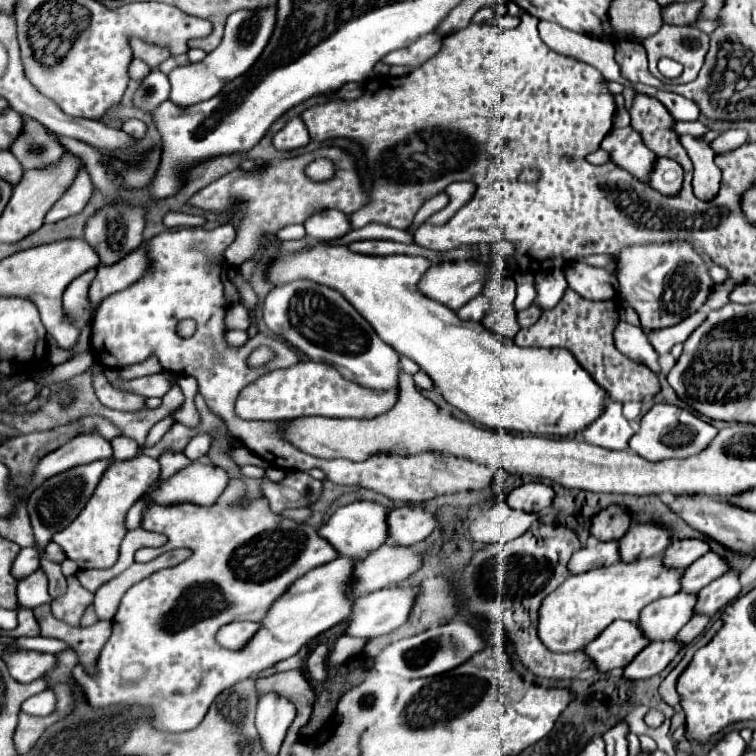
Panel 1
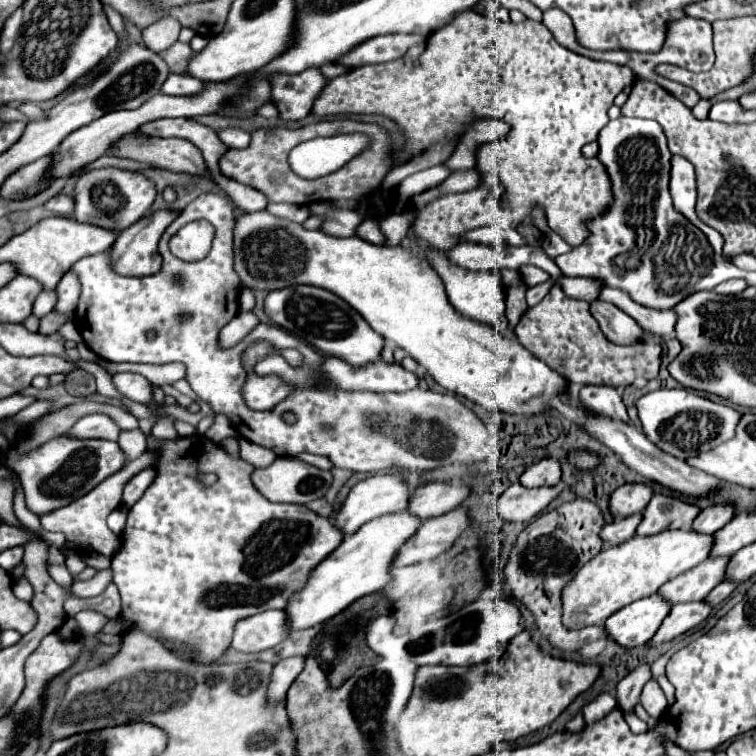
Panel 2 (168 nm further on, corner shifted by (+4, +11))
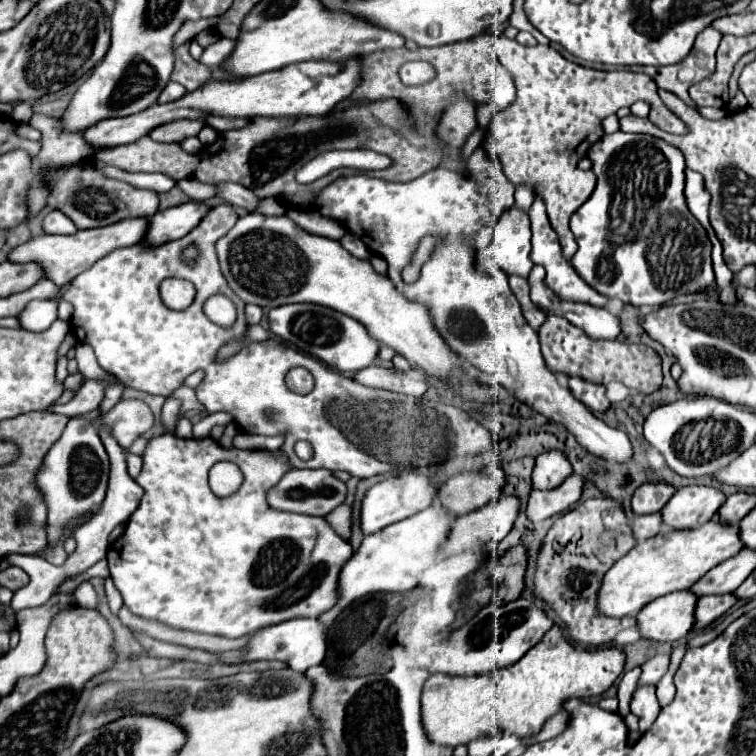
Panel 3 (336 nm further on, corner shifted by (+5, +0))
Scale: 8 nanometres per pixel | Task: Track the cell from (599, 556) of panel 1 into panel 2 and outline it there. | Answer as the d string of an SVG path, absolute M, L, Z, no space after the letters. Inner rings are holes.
M638 512L636 516L626 516L626 518L616 518L614 522L610 522L608 526L604 526L604 530L600 532L602 540L608 546L618 546L626 540L630 540L636 534L636 528L642 520L642 512Z

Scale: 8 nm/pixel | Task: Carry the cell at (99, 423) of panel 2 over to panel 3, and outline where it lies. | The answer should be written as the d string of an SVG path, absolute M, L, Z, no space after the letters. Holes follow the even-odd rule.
M119 401L111 411L101 415L101 419L95 419L93 425L97 429L111 427L117 443L123 449L129 449L135 437L151 429L153 413L143 401Z

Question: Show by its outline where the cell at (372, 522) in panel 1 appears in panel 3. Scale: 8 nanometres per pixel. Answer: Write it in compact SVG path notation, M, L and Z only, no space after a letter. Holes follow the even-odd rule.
M417 471L399 475L399 477L387 477L385 481L373 485L367 493L365 499L361 503L361 531L363 535L371 535L391 523L397 523L401 519L407 519L423 509L427 509L429 505L433 505L437 495L437 489L429 483L429 479Z

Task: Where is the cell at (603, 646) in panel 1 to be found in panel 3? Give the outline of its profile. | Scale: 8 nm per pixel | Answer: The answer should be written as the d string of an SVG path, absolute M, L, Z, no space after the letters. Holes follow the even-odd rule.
M685 589L673 595L663 595L645 605L635 617L641 639L651 641L677 641L687 637L693 623L693 607L697 597Z

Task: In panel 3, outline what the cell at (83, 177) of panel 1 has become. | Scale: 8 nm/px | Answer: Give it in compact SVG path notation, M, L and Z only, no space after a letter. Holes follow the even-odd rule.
M51 211L47 213L45 221L43 221L43 231L45 233L61 233L61 235L69 235L69 233L75 233L77 227L73 225L73 221L61 213L61 211Z

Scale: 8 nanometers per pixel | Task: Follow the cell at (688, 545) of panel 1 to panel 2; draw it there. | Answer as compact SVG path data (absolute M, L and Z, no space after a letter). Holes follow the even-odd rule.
M716 504L716 506L708 506L700 512L700 516L694 520L694 530L696 532L704 532L704 534L714 534L718 532L722 526L726 526L736 514L734 504Z

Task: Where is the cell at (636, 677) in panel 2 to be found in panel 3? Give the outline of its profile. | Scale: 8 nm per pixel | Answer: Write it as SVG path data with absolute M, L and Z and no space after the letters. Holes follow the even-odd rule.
M655 655L653 659L649 659L647 663L641 665L641 677L639 677L637 685L643 687L643 685L657 683L665 675L667 665L669 665L669 655Z

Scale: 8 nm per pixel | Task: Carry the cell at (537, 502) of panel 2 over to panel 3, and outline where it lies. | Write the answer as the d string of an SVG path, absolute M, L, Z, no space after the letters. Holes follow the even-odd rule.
M571 475L563 481L561 487L553 491L531 491L525 507L525 517L537 523L547 517L565 513L579 501L581 489L583 489L583 477Z

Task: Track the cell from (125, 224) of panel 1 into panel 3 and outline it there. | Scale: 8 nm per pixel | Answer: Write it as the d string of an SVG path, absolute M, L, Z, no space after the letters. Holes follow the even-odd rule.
M81 163L71 169L49 171L45 177L51 185L51 197L47 205L53 209L61 209L79 229L107 227L133 217L151 217L157 213L159 207L159 197L155 191L137 189L129 183L107 179L89 163Z

